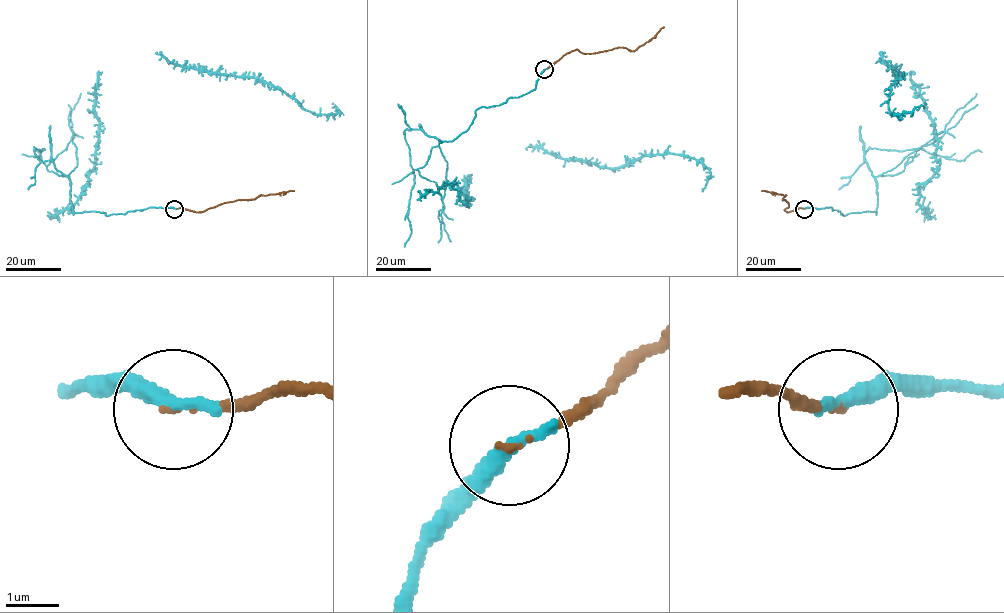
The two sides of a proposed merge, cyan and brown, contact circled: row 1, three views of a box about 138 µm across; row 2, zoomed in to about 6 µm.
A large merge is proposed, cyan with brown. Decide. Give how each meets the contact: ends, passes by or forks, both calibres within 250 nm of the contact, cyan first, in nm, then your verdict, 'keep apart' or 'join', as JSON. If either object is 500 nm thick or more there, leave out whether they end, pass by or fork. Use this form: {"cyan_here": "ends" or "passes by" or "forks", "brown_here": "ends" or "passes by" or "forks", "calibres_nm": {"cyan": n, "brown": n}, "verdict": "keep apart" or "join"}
{"cyan_here": "ends", "brown_here": "ends", "calibres_nm": {"cyan": 360, "brown": 70}, "verdict": "join"}

